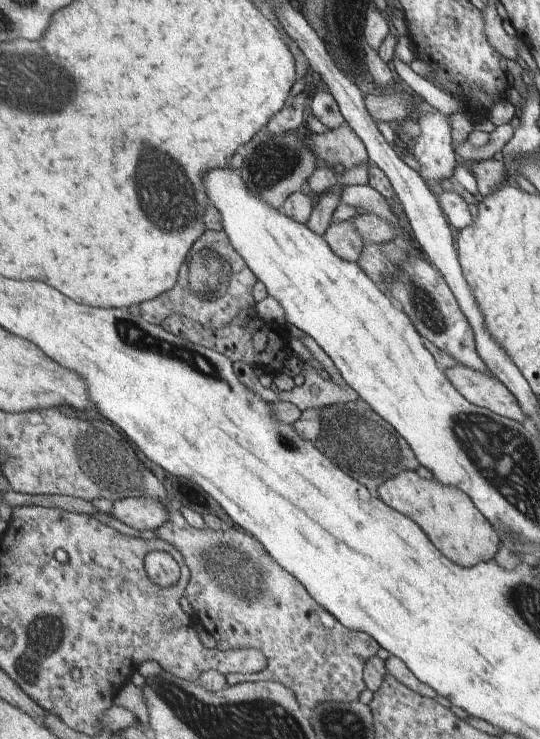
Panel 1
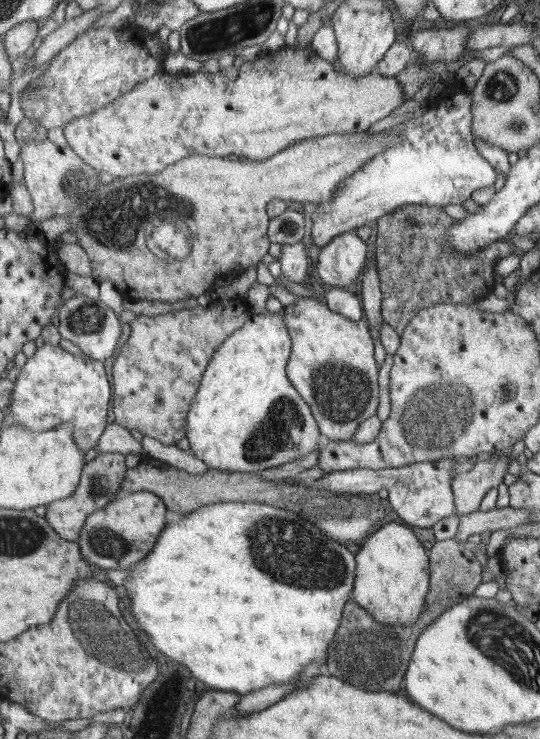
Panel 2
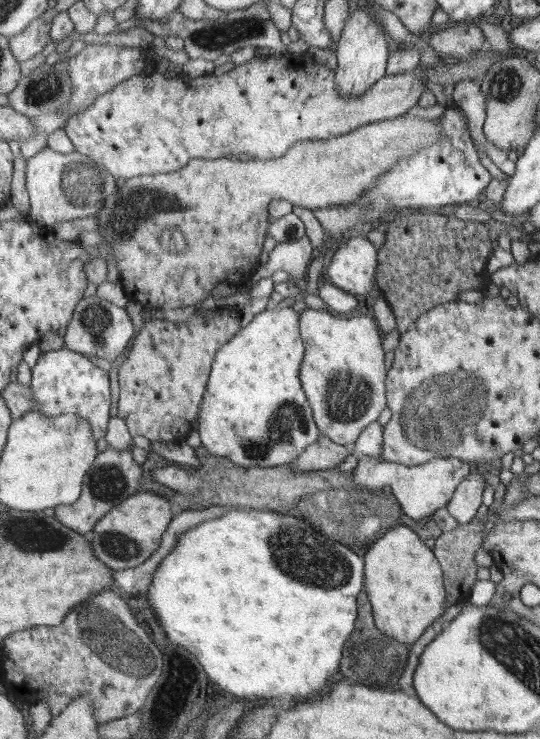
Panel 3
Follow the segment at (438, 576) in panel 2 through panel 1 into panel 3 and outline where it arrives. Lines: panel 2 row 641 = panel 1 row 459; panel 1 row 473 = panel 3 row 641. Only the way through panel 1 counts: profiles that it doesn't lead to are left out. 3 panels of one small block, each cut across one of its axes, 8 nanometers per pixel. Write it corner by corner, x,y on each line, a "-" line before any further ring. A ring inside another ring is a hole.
364,590
364,596
360,596
360,620
356,620
356,632
348,637
348,644
344,644
344,652
340,661
340,673
346,679
348,685
366,686
370,690
382,690
382,692
404,692
400,688
399,680
408,665
409,650
404,643
400,643
392,637
388,637
375,625
372,606
368,600
368,594

